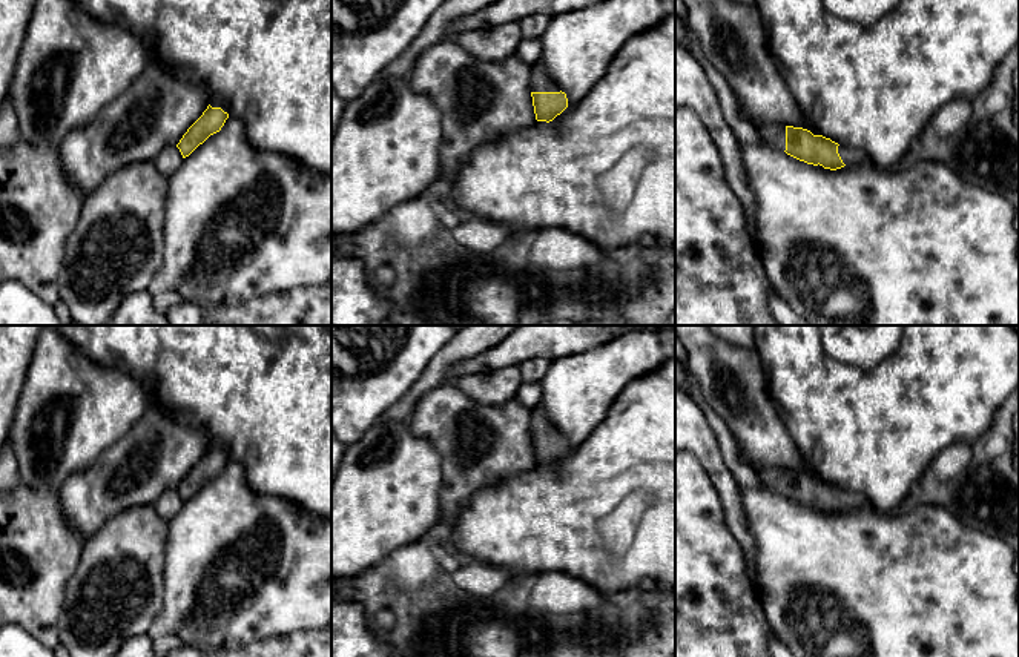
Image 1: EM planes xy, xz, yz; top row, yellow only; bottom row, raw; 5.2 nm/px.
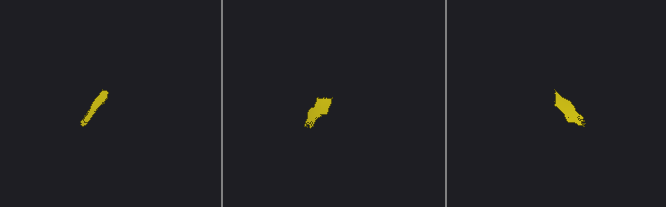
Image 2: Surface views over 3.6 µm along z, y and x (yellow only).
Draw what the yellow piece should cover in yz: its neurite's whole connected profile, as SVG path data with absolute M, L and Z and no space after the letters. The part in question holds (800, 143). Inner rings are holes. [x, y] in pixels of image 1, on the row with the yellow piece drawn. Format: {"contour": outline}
{"contour": "M738 103L738 117L752 123L763 140L775 149L813 166L836 170L847 166L870 163L869 155L855 147L838 144L823 135L813 135L810 130L783 124L764 124L754 120Z"}

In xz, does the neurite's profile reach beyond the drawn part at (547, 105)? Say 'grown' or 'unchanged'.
grown

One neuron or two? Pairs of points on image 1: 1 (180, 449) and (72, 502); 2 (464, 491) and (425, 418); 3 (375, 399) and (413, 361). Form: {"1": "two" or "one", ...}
{"1": "one", "2": "one", "3": "one"}

